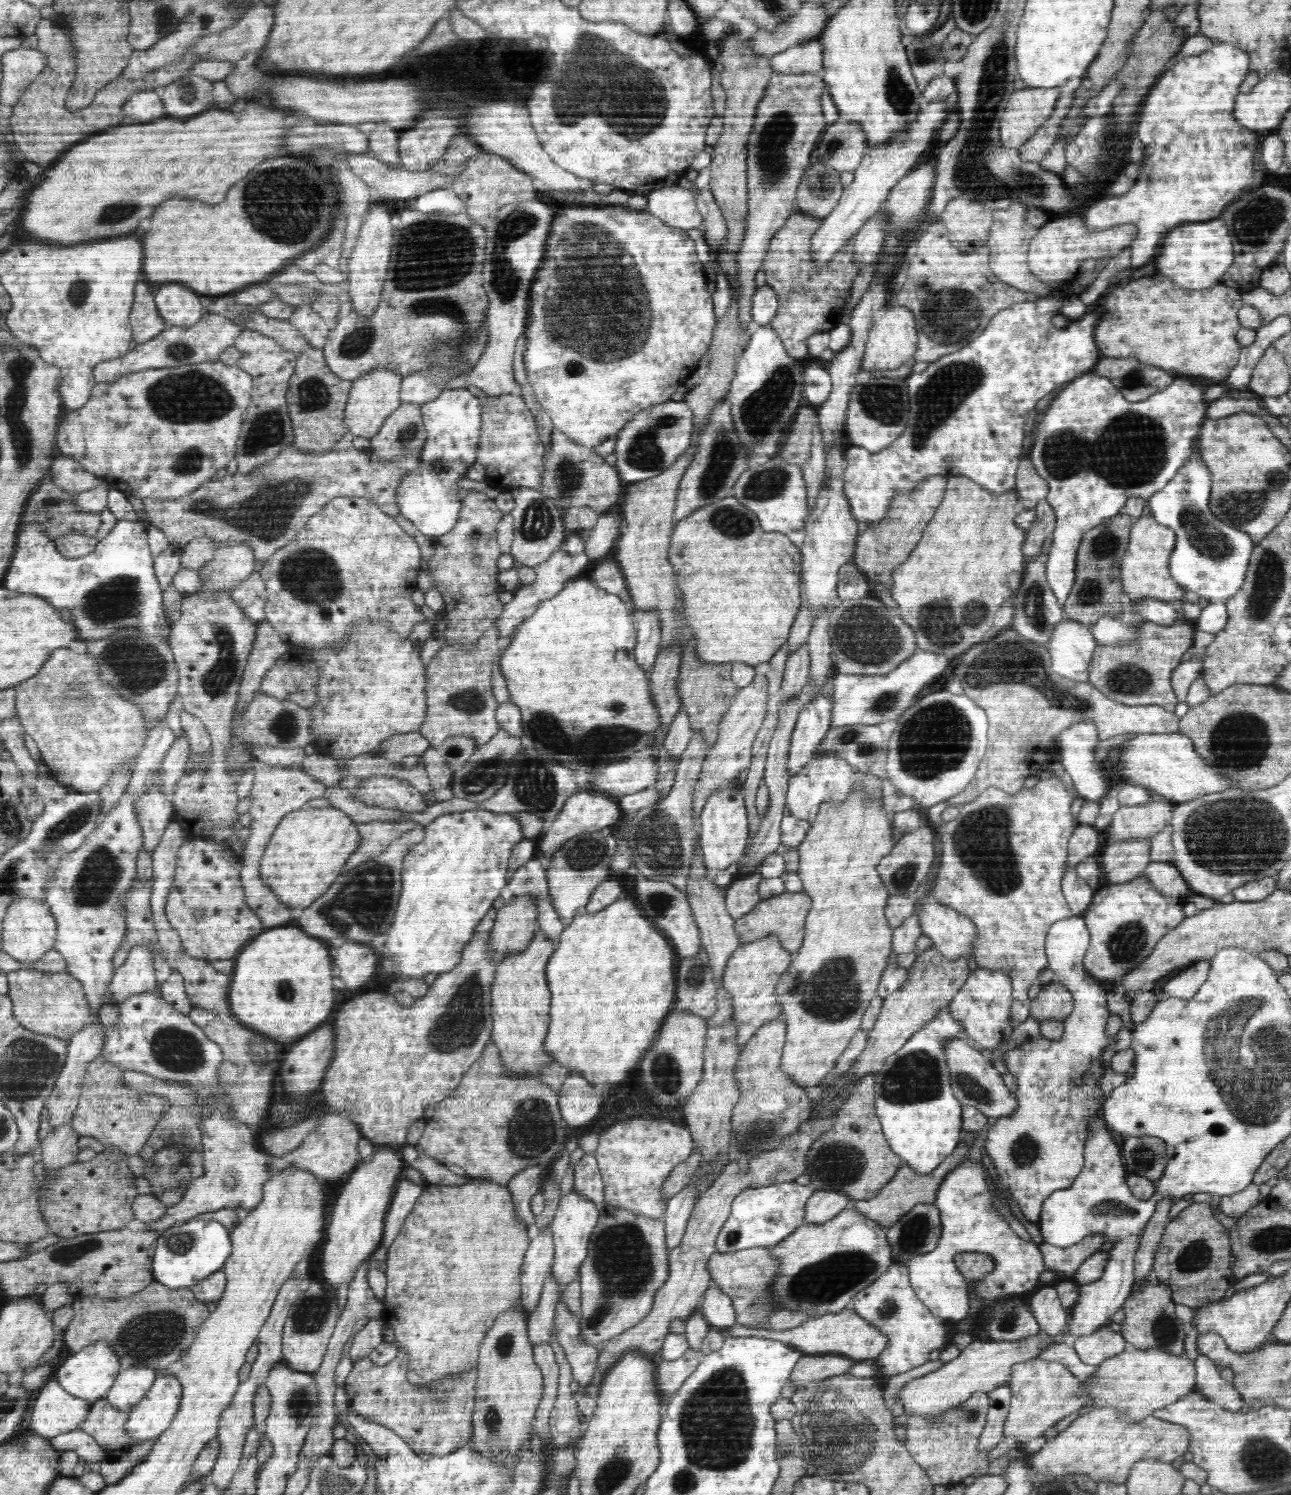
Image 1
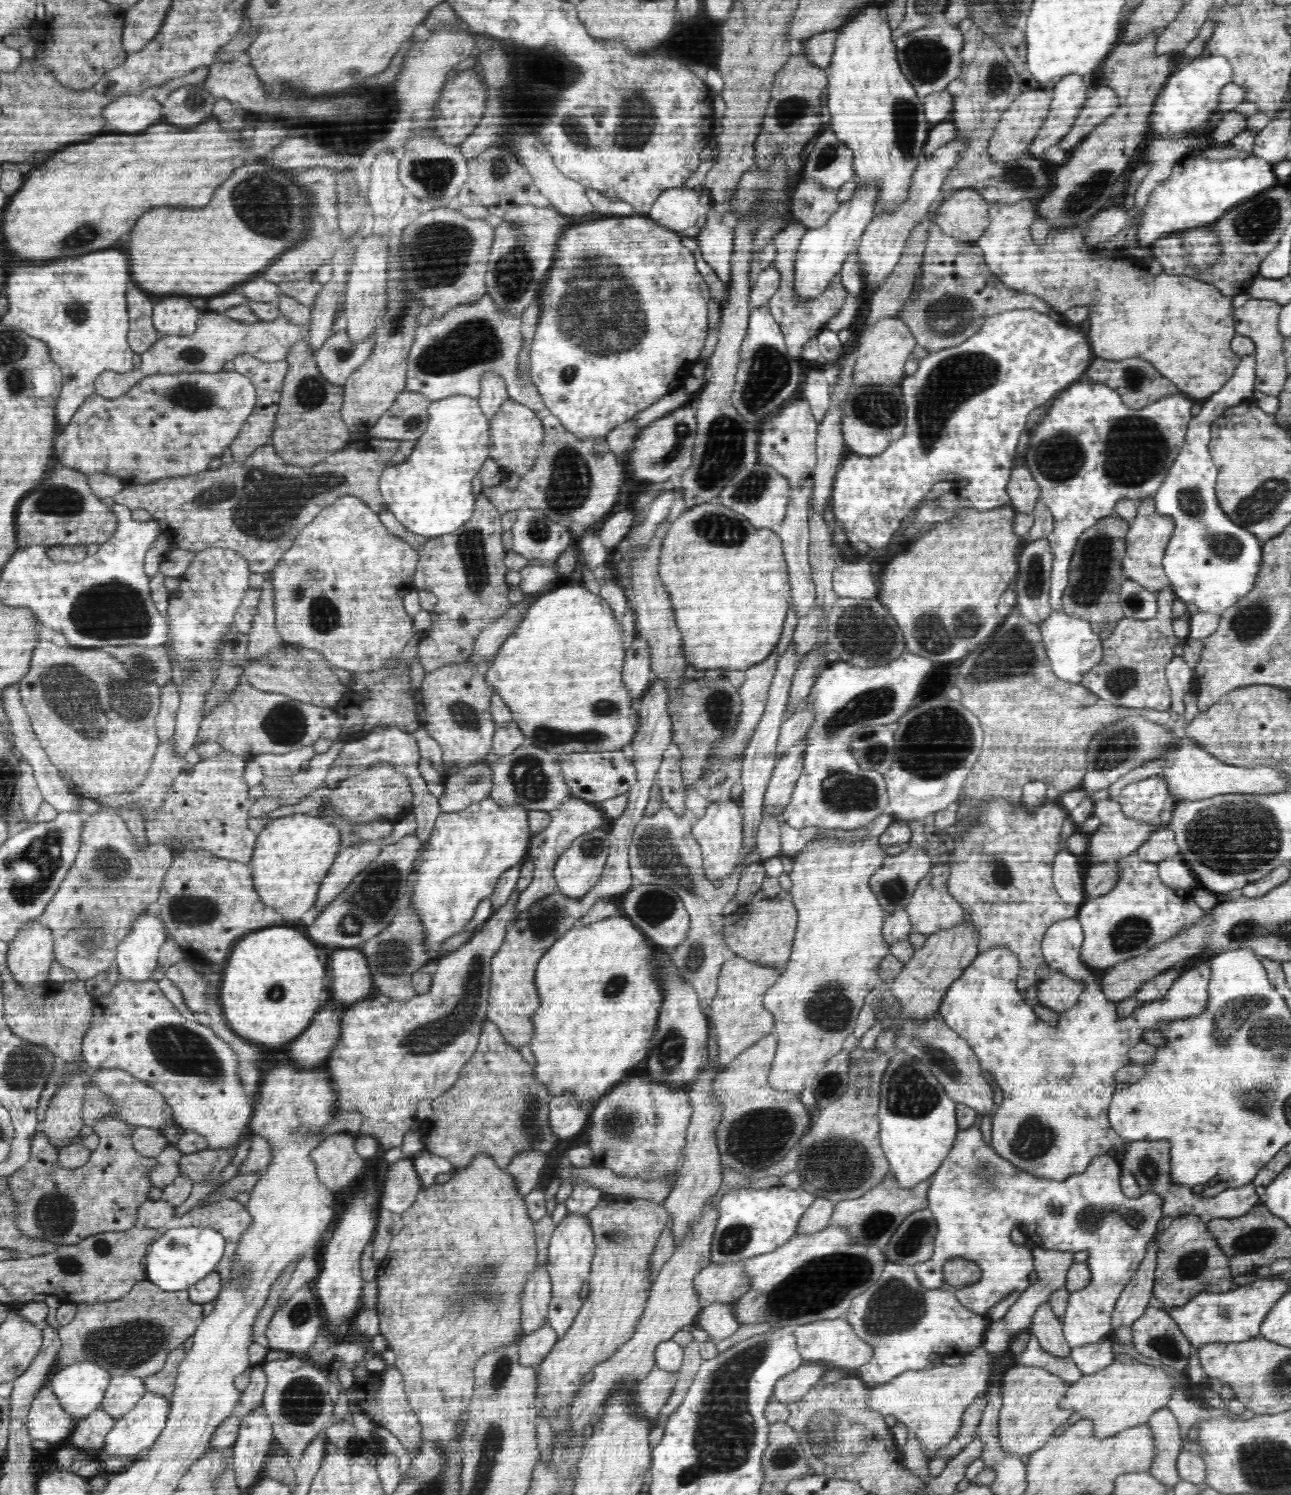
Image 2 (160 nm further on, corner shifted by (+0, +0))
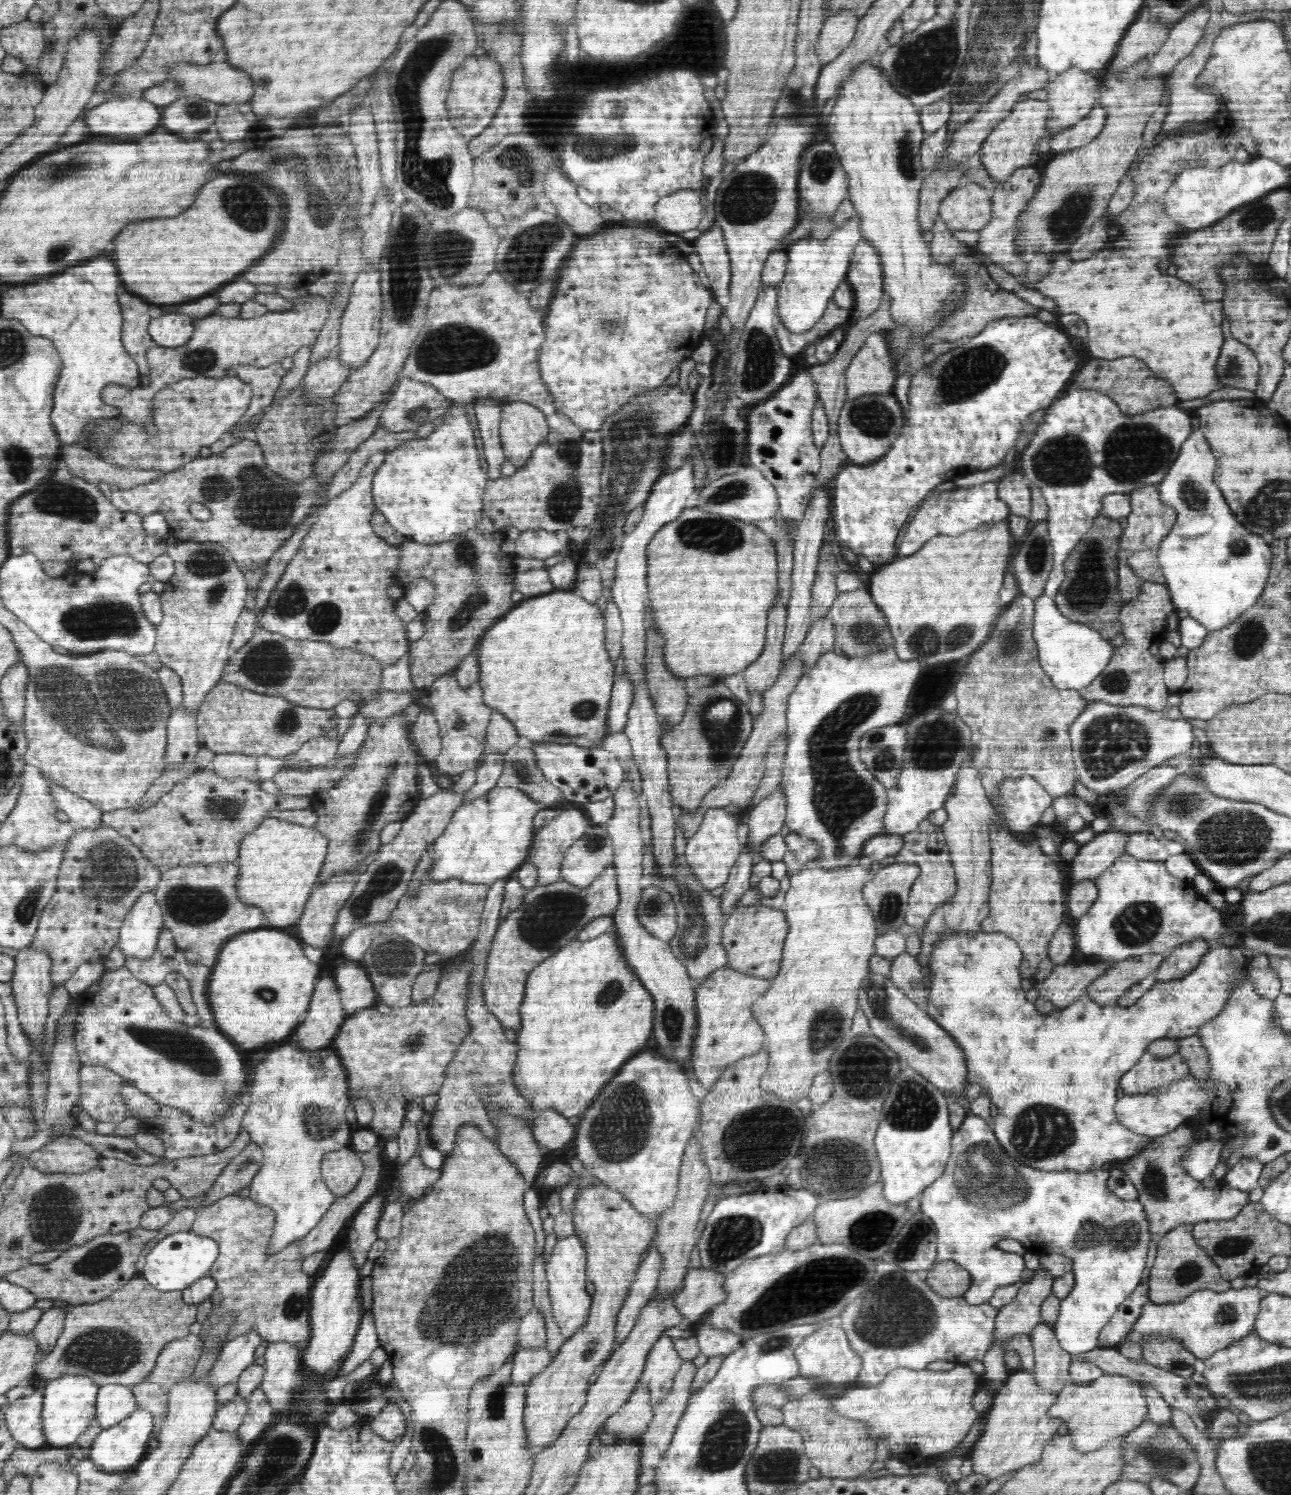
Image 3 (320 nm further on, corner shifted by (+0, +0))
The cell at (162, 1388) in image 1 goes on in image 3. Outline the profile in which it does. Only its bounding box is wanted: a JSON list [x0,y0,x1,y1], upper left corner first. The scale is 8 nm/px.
[89,1408,153,1472]

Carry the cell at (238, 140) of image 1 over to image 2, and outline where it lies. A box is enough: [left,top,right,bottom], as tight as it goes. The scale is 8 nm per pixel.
[1,120,246,262]

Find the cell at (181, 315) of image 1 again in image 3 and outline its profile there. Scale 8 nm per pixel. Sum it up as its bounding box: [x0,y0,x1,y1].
[148,316,196,348]

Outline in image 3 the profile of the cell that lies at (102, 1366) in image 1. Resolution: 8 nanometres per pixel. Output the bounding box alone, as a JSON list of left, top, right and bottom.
[43,1376,99,1447]

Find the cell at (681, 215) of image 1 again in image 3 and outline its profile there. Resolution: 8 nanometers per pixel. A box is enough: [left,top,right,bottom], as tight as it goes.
[655,190,705,234]

